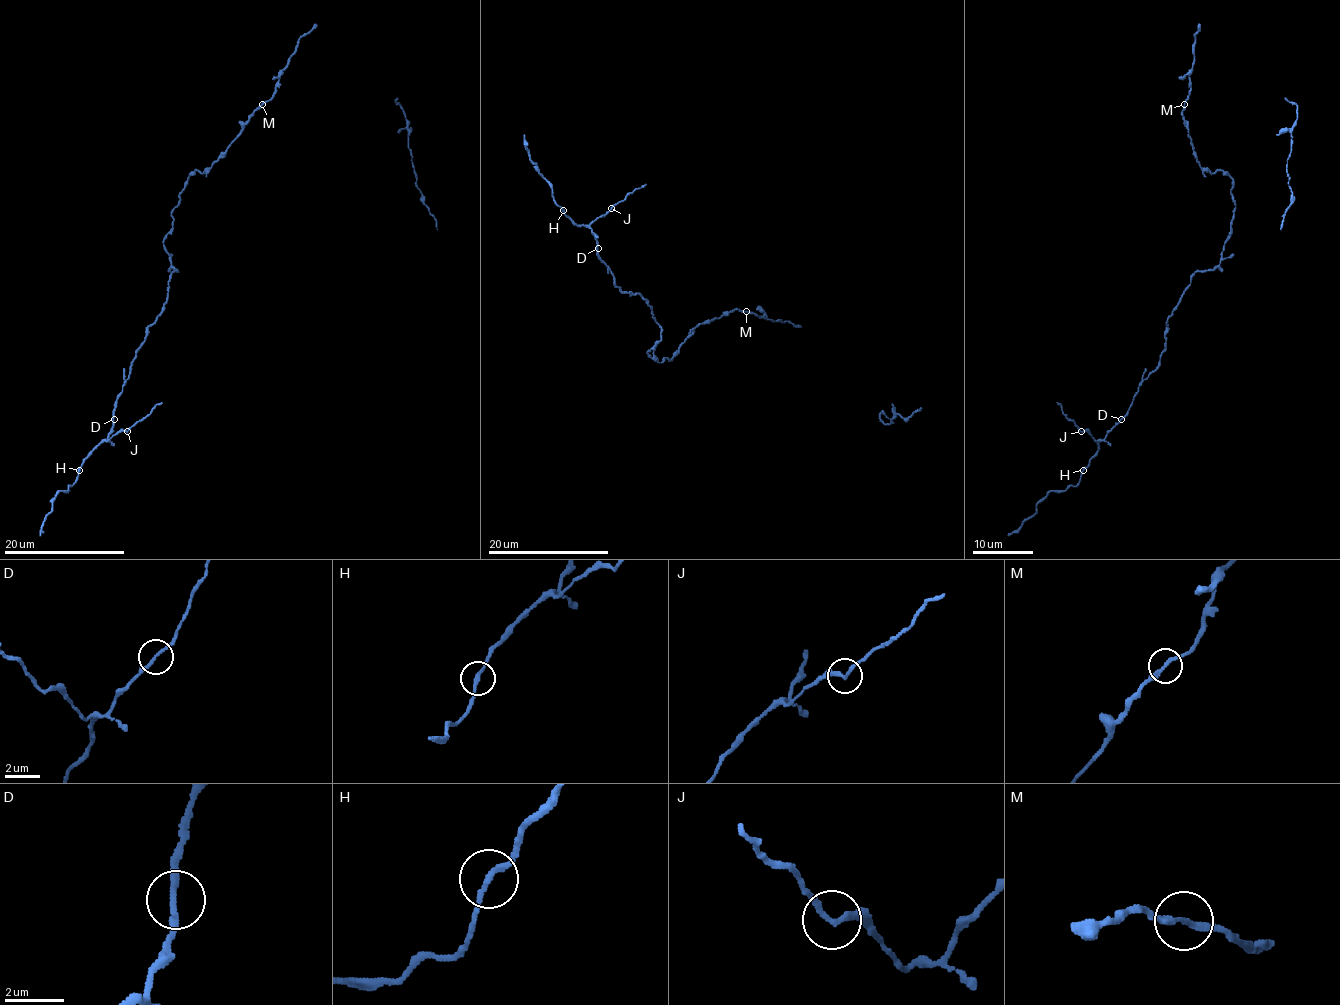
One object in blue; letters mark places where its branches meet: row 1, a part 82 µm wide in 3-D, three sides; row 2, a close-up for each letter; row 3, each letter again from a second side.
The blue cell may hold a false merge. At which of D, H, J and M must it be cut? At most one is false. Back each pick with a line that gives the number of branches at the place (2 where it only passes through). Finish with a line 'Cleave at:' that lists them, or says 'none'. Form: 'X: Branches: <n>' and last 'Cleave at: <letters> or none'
Cleave at: none

